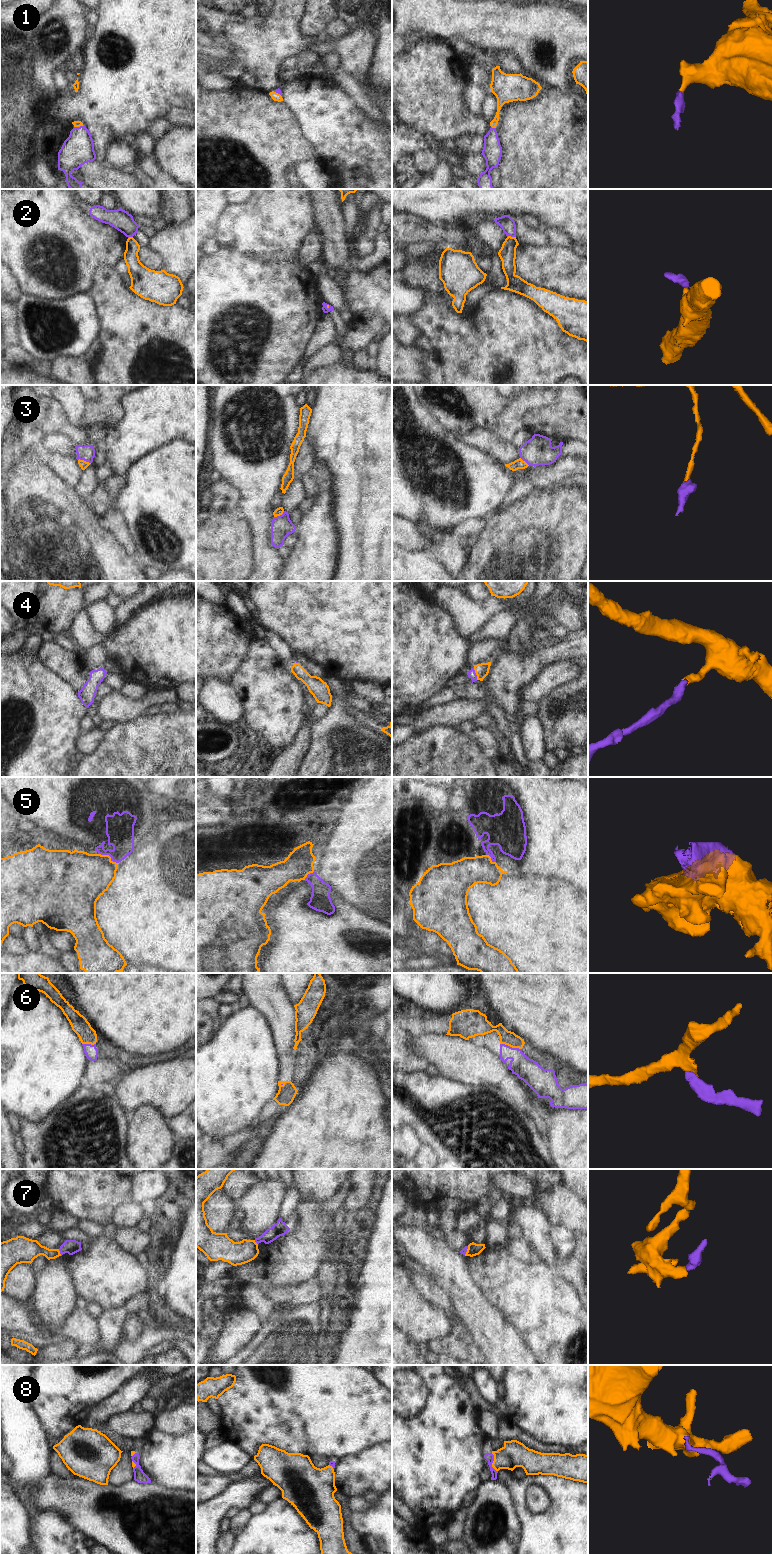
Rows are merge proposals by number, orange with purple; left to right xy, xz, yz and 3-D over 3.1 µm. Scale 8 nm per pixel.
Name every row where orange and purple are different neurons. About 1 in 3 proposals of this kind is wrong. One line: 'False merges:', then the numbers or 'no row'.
False merges: 2, 3, 5, 7

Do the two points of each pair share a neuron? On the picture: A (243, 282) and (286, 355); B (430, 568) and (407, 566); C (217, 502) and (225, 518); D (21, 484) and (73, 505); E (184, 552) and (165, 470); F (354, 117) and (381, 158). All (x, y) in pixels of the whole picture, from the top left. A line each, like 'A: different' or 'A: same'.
A: same
B: same
C: different
D: same
E: same
F: same

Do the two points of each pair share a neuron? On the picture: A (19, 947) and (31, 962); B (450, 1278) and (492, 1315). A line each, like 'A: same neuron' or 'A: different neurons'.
A: different neurons
B: same neuron

